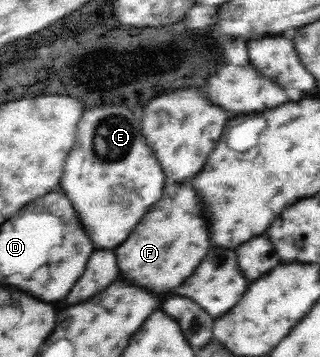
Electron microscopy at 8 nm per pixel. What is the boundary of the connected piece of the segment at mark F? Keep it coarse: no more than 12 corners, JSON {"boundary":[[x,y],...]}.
{"boundary":[[167,186],[115,250],[121,280],[181,286],[207,256],[199,198]]}

